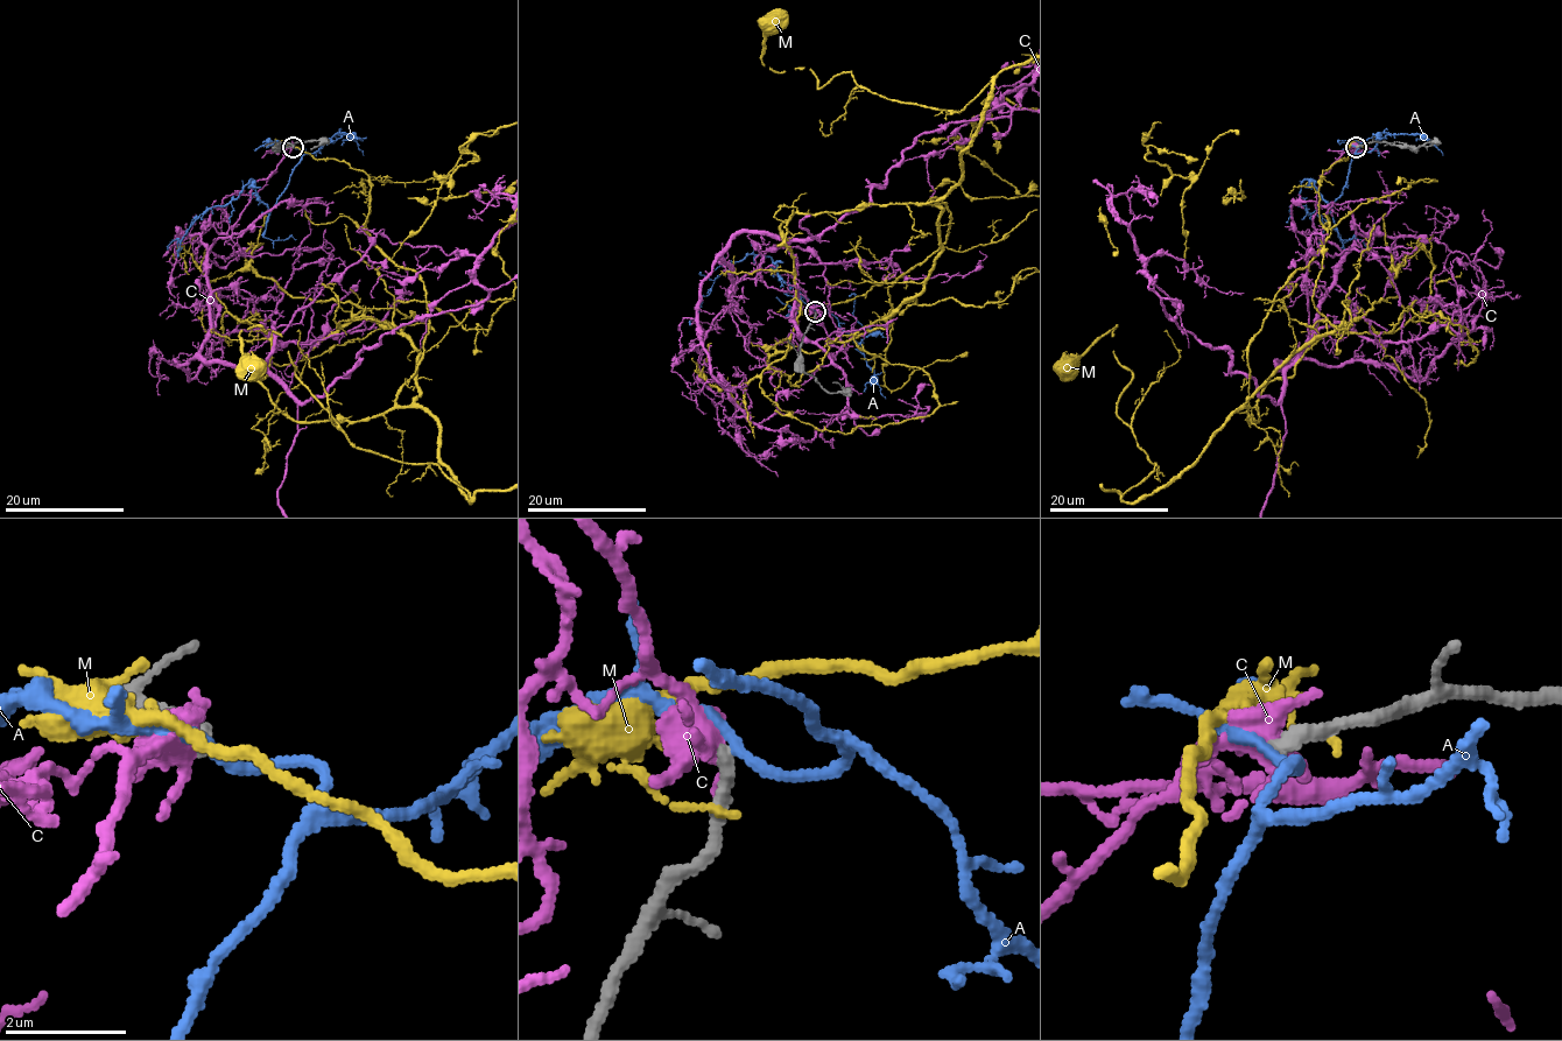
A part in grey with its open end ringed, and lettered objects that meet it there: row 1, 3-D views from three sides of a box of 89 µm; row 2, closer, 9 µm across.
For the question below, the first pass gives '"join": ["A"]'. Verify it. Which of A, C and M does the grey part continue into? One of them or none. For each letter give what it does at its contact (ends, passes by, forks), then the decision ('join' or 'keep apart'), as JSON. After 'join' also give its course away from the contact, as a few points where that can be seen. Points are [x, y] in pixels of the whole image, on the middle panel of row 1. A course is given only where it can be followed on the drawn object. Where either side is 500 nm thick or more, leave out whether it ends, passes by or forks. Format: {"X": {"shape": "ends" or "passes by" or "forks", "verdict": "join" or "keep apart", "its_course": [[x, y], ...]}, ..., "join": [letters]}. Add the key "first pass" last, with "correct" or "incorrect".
{"A": {"shape": "passes by", "verdict": "keep apart"}, "C": {"shape": "forks", "verdict": "keep apart"}, "M": {"shape": "ends", "verdict": "keep apart"}, "join": [], "first pass": "incorrect"}

